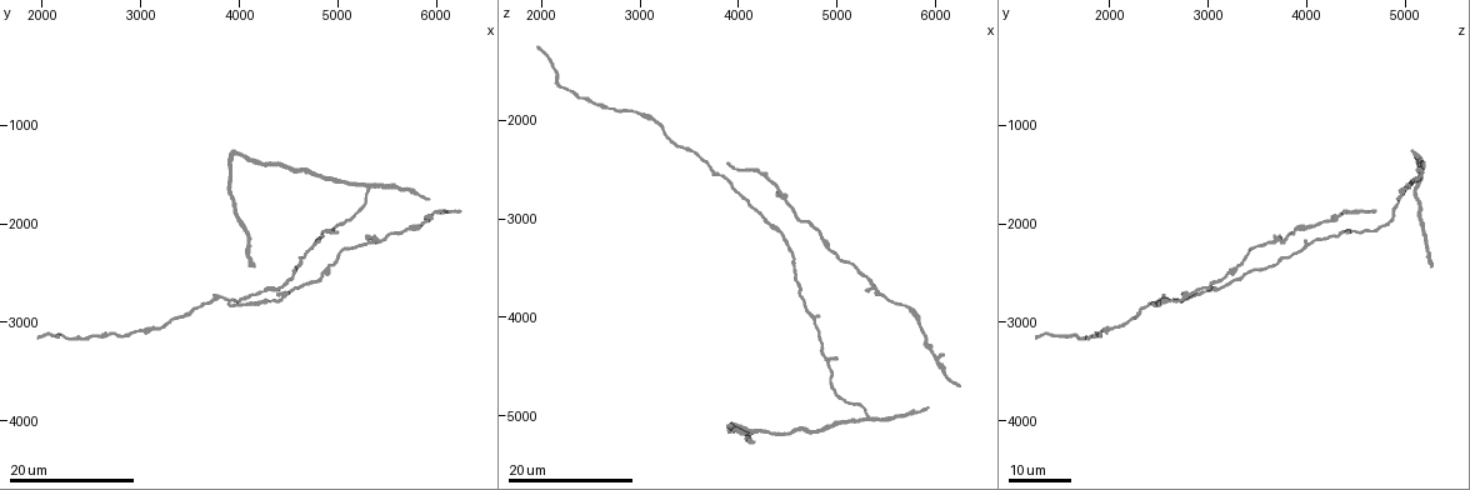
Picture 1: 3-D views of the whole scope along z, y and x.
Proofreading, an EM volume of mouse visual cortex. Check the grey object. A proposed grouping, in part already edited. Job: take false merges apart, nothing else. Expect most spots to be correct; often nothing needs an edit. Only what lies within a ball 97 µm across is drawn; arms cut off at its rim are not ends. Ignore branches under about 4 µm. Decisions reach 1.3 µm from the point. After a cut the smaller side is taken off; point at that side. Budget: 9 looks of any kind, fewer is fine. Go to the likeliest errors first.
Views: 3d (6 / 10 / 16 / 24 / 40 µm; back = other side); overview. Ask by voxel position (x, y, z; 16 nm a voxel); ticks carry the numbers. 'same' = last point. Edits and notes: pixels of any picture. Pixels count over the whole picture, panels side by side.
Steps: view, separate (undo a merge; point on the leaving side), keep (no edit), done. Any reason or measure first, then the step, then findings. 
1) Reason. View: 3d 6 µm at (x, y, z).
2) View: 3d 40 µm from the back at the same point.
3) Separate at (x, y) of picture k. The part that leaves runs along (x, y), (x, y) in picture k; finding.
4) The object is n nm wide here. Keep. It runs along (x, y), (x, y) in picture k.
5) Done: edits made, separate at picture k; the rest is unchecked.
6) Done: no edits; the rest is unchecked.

Sudden change in width. View: 3d 24 µm at (5420, 2180, 3740).

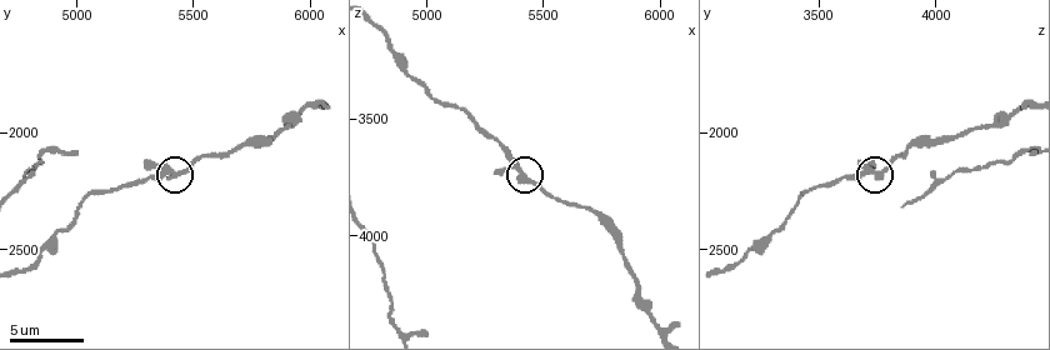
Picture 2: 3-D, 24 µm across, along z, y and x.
View: 3d 10 µm at (5400, 2170, 3720).

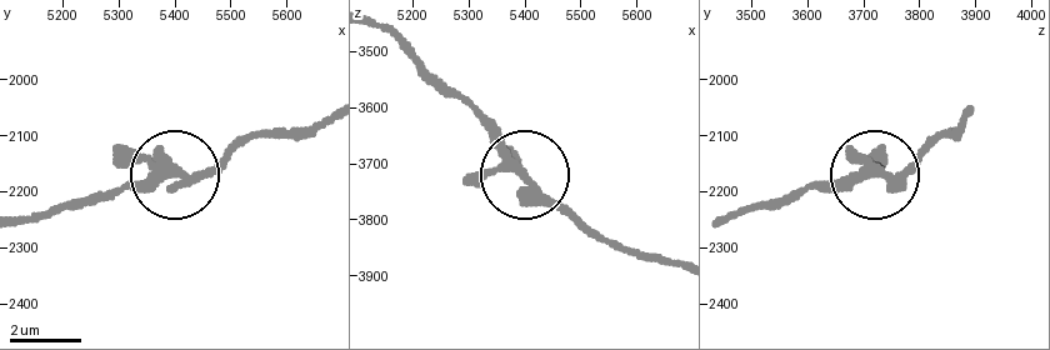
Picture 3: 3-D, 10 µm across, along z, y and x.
View: 3d 6 µm at (5405, 2165, 3725).

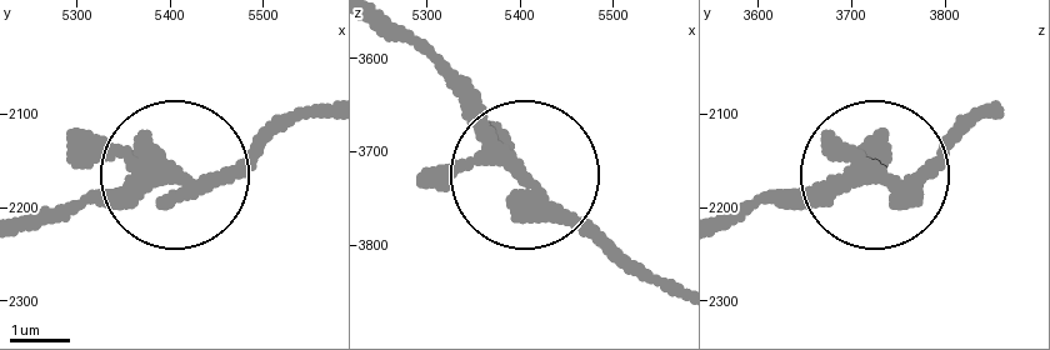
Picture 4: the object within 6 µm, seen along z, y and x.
Keep. It runs along (723, 224), (783, 194), (916, 174), (971, 124) in picture 4; all the same cell.

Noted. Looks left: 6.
View: 3d 16 µm at (4780, 2190, 4050).

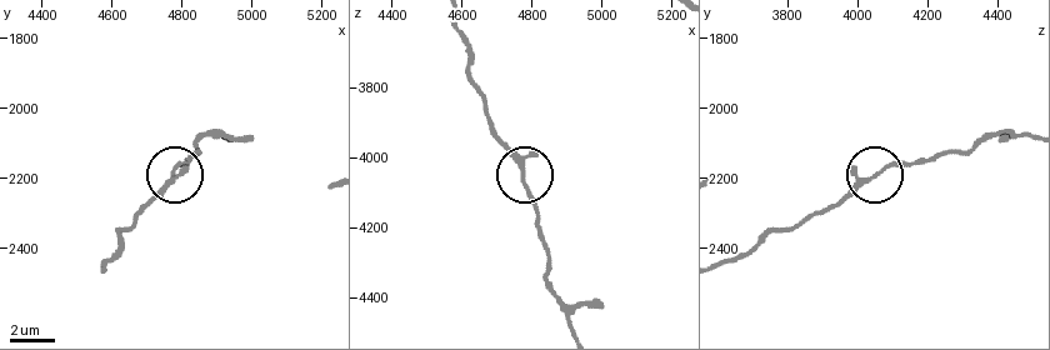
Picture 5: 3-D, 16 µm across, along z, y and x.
3 arms meet here. Keep. It runs along (455, 20), (493, 133), (519, 166), (539, 220) in picture 5; all the same cell.

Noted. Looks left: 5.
Side arm on a straight run. View: 3d 24 µm at (4900, 2100, 4480).

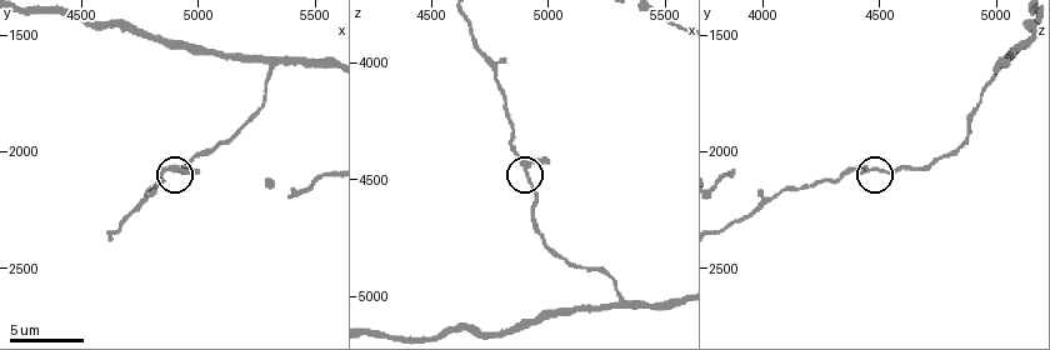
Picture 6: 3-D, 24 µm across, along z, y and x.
Zoom in. View: 3d 10 µm at (4910, 2060, 4470).

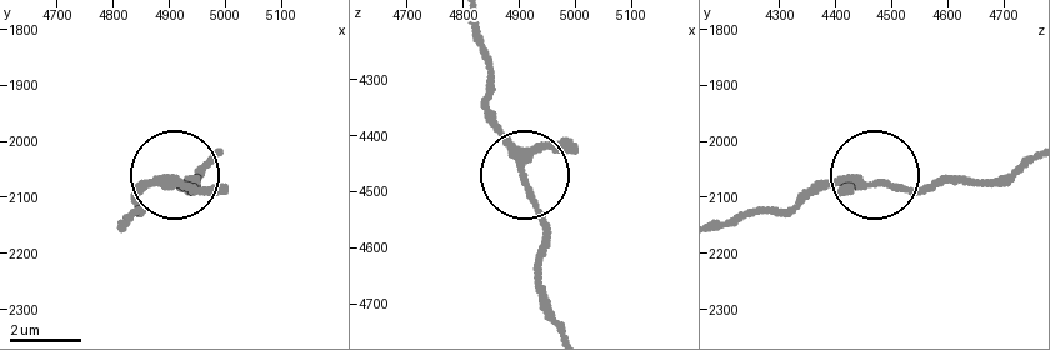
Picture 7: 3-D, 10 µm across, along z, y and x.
3 arms meet here. Keep. It runs along (475, 24), (484, 96), (546, 254) in picture 7; continuous, no second cell.

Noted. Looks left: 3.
Side arm on a straight run. View: 3d 16 µm at (6020, 1900, 4460).

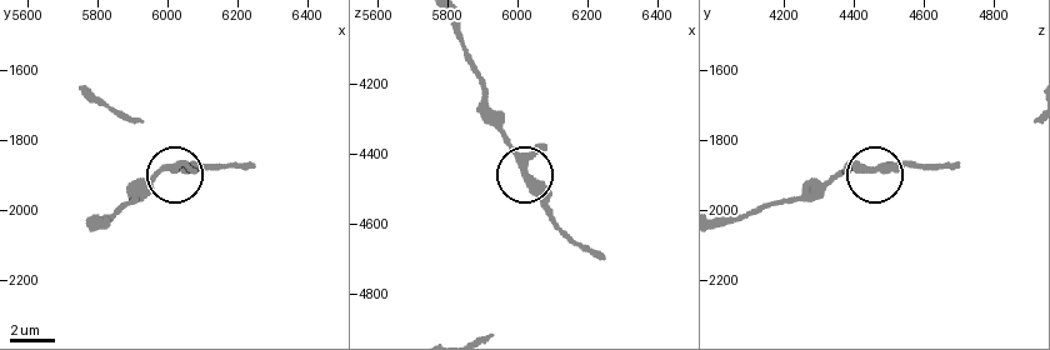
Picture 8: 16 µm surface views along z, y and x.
View: 3d 6 µm at (6020, 1880, 4430).

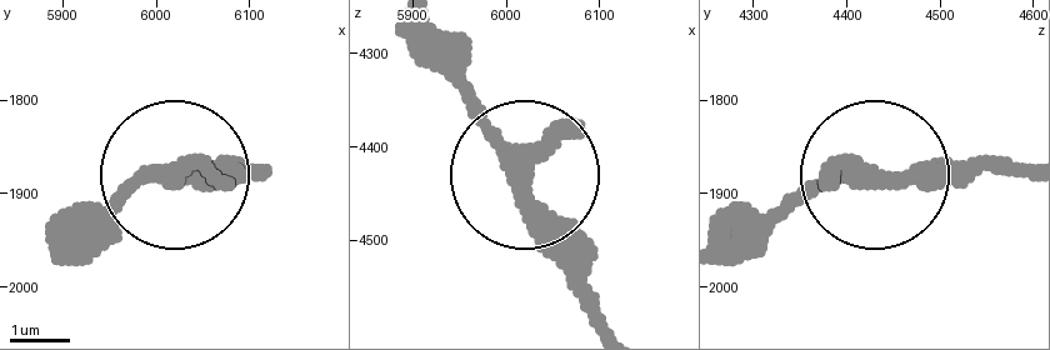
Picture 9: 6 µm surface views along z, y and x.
Keep. It runs along (406, 21), (521, 171), (531, 230), (601, 320) in picture 9; one cell here.

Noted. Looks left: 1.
Done: no edits; the rest is unchecked.

